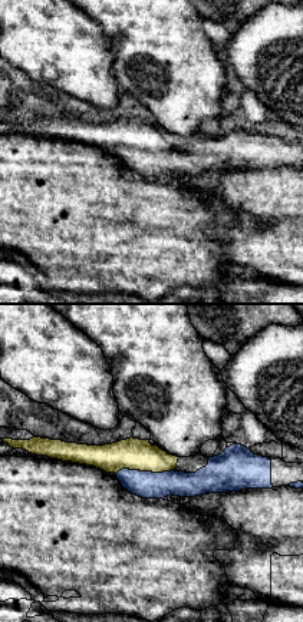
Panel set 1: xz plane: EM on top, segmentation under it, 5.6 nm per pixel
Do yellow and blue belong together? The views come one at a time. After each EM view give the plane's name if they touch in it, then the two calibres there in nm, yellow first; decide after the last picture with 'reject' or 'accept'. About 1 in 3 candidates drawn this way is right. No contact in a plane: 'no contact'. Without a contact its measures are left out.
xz | 180/160 nm

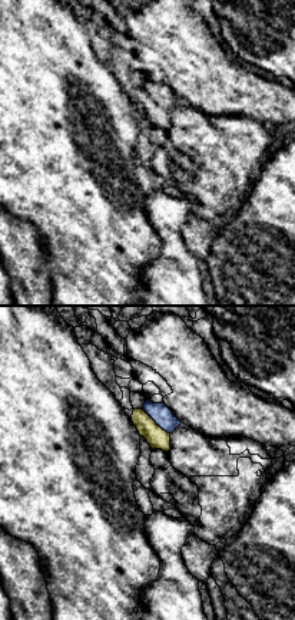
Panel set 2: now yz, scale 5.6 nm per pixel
yz | 120/110 nm

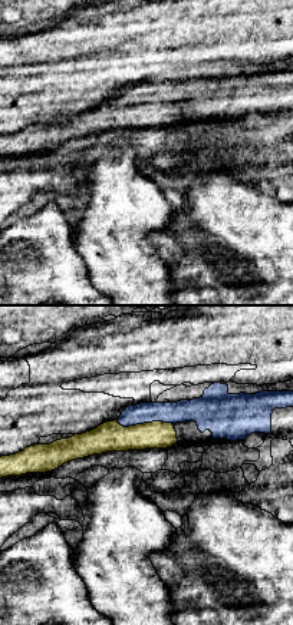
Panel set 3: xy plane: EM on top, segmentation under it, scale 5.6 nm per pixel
xy | 170/130 nm

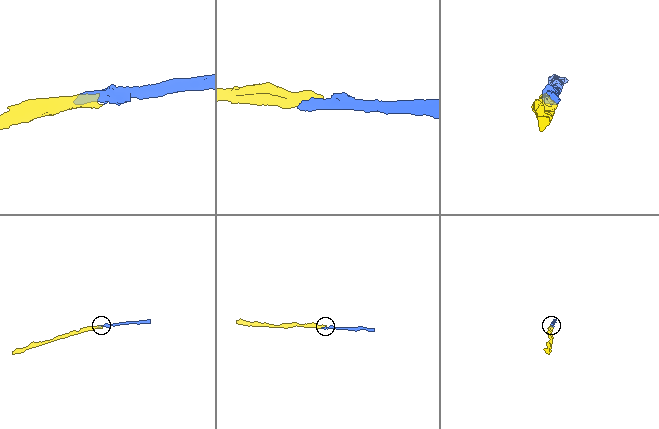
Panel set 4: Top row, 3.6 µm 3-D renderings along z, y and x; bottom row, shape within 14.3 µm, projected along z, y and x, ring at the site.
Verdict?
accept

